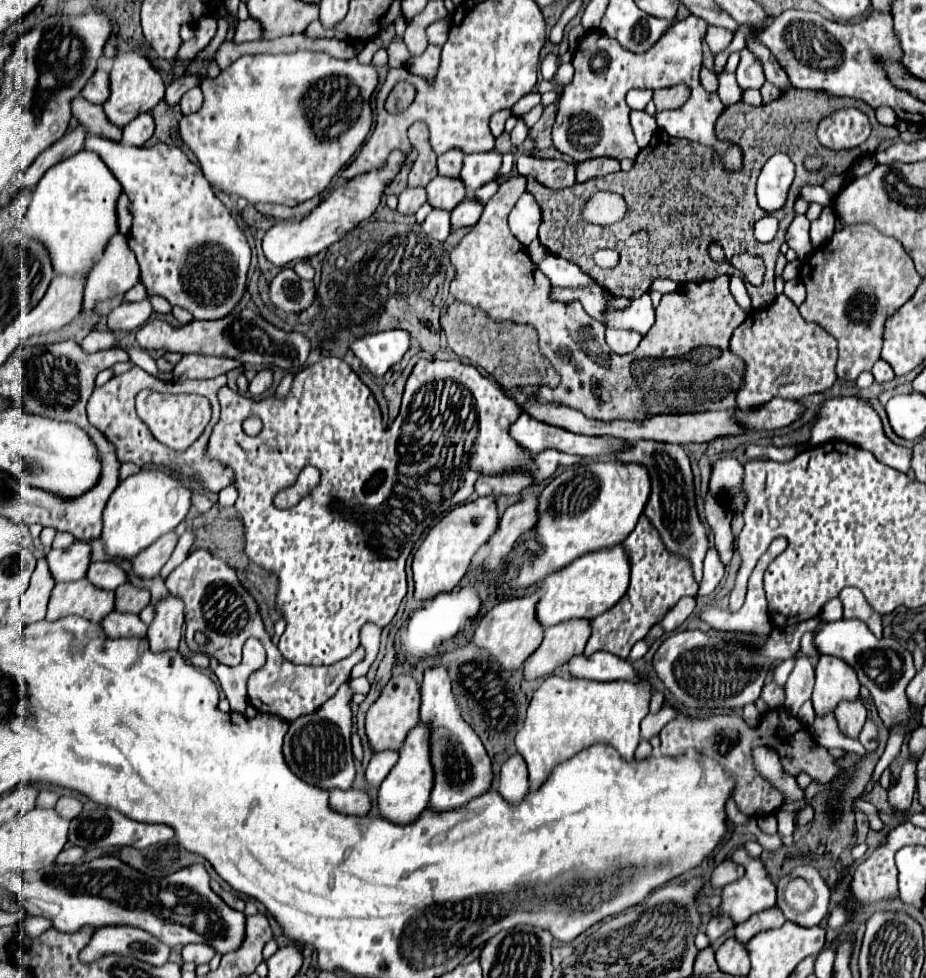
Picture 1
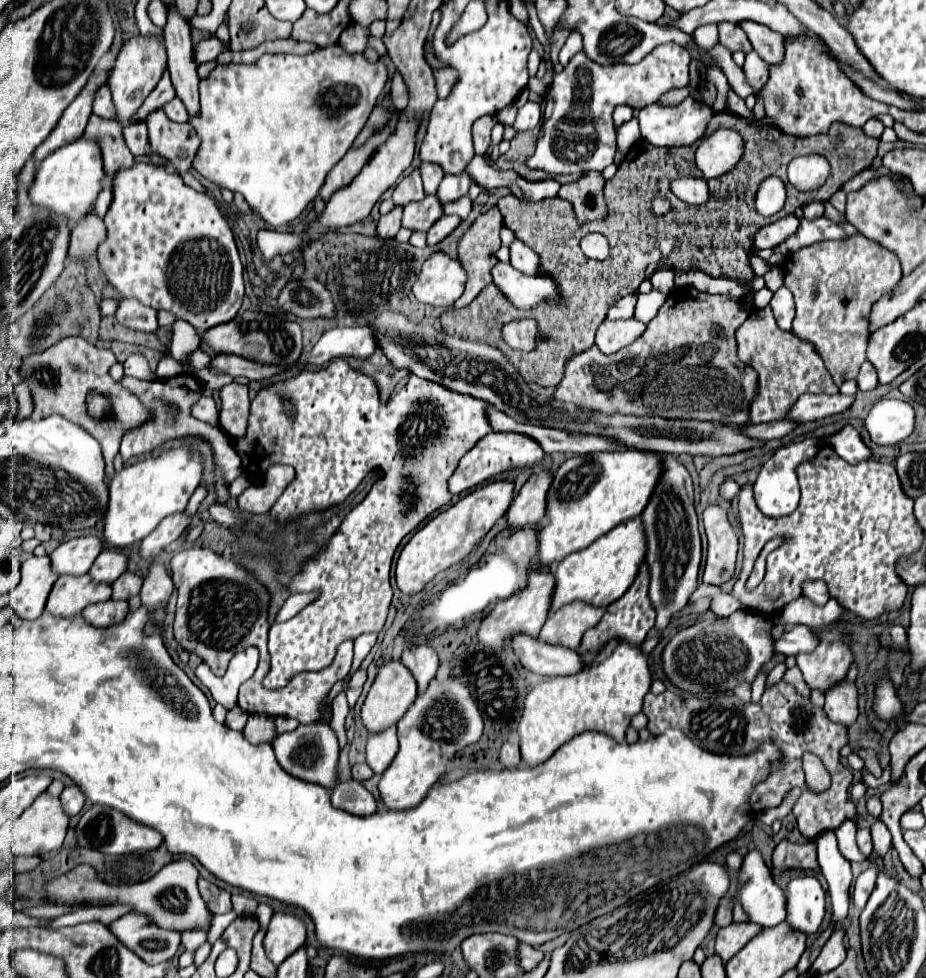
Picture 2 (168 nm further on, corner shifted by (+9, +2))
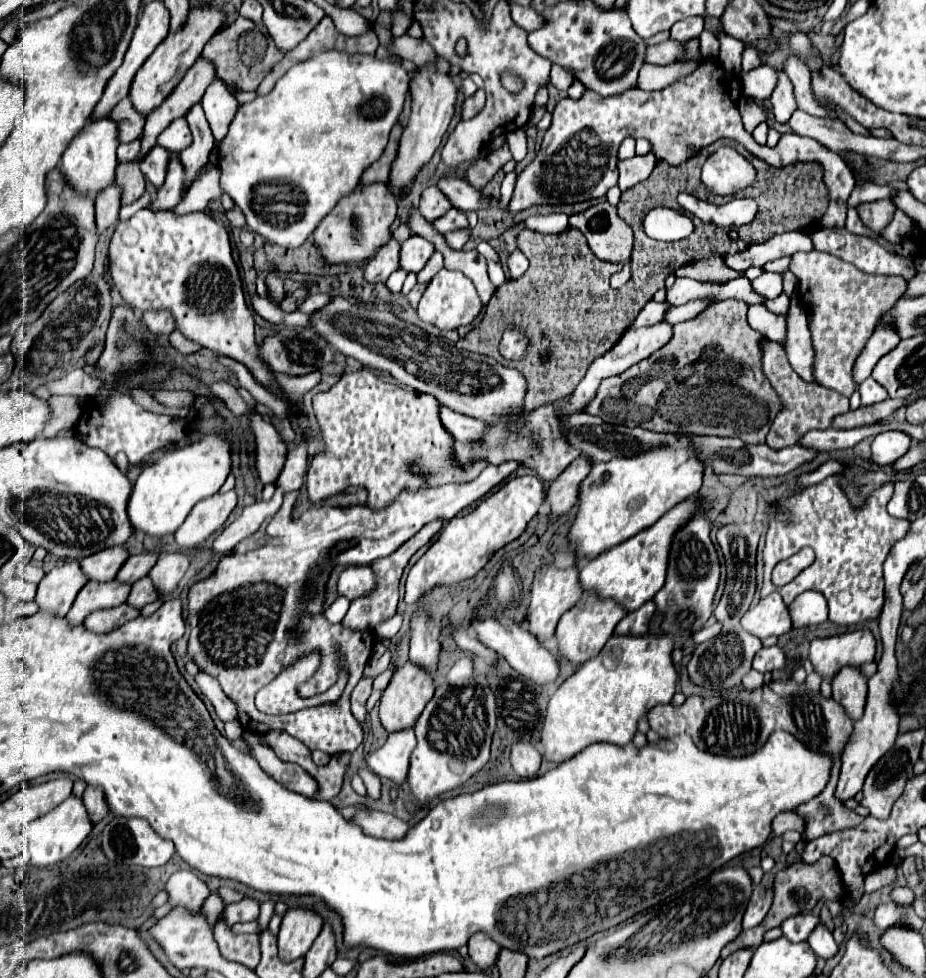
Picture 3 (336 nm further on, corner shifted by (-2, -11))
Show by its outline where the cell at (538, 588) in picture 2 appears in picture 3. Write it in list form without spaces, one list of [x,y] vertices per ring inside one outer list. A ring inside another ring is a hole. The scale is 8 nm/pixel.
[[[553,564],[549,566],[541,566],[535,572],[535,582],[531,588],[531,604],[527,610],[527,628],[533,636],[537,638],[551,638],[555,634],[555,626],[559,622],[559,618],[573,608],[573,604],[577,604],[581,600],[583,592],[579,586],[579,570],[575,566],[567,568],[567,570],[557,570]]]

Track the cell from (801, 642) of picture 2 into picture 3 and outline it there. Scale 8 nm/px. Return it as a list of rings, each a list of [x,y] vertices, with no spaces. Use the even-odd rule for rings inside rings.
[[[781,646],[761,648],[757,656],[753,658],[753,668],[759,672],[773,672],[773,670],[785,670],[787,668],[787,656]]]

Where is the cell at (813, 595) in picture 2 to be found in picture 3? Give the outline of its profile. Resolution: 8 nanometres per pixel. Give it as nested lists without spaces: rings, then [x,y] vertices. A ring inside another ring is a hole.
[[[815,590],[803,592],[793,602],[793,606],[789,606],[789,614],[791,614],[791,620],[793,620],[795,628],[821,624],[829,618],[827,600],[825,600],[825,596],[821,596],[821,592],[815,592]]]

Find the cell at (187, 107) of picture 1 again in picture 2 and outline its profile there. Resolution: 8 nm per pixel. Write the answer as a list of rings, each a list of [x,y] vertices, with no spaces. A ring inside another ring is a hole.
[[[172,99],[170,103],[166,103],[166,107],[162,109],[166,113],[166,117],[170,121],[176,121],[176,123],[186,123],[188,121],[188,115],[186,115],[186,107],[182,107],[182,101],[180,99]]]

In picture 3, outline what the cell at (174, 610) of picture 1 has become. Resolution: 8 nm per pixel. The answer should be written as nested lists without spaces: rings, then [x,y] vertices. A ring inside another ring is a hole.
[[[183,552],[159,554],[157,564],[149,572],[149,578],[153,580],[161,600],[167,600],[179,588],[179,582],[187,572],[187,568],[189,568],[189,558]]]

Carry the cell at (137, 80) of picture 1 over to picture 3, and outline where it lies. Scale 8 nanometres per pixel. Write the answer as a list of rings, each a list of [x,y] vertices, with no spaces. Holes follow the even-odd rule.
[[[209,6],[207,8],[193,8],[187,16],[185,26],[177,34],[169,34],[155,48],[155,52],[137,70],[137,74],[133,78],[133,84],[131,84],[129,98],[133,102],[133,108],[137,108],[137,112],[147,116],[173,92],[173,88],[177,86],[177,80],[181,80],[181,76],[185,76],[185,72],[193,66],[193,62],[199,58],[203,46],[221,28],[223,20],[225,20],[225,14],[215,10],[215,8],[209,8]]]

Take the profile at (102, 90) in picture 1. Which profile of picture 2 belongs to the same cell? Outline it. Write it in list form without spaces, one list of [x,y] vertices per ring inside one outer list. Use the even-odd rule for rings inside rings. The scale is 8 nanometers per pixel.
[[[102,85],[102,91],[98,91],[98,99],[94,99],[94,115],[104,119],[116,119],[116,109],[108,85]]]

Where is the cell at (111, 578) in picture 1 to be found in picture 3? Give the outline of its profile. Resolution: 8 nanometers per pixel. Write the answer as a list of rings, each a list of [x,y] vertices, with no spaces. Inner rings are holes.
[[[145,552],[145,554],[135,554],[129,556],[127,562],[121,566],[121,570],[117,572],[117,580],[127,582],[127,584],[135,584],[139,578],[147,576],[149,570],[155,566],[157,562],[157,552]]]

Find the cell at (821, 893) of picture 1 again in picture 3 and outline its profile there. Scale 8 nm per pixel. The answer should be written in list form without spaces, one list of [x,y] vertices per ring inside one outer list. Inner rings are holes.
[[[819,922],[817,928],[813,928],[807,942],[813,948],[813,952],[821,958],[833,958],[837,954],[837,944],[833,940],[833,934],[829,932],[829,928],[823,922]]]

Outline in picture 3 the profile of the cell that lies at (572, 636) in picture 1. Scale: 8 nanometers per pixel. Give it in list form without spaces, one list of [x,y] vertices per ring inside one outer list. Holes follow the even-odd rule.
[[[589,592],[585,600],[581,600],[577,606],[573,606],[569,612],[561,616],[555,632],[559,652],[571,662],[577,662],[577,664],[587,662],[589,658],[597,656],[597,652],[605,646],[605,642],[611,638],[615,626],[625,614],[627,610],[621,604],[615,604],[613,600],[599,600],[595,592]]]

